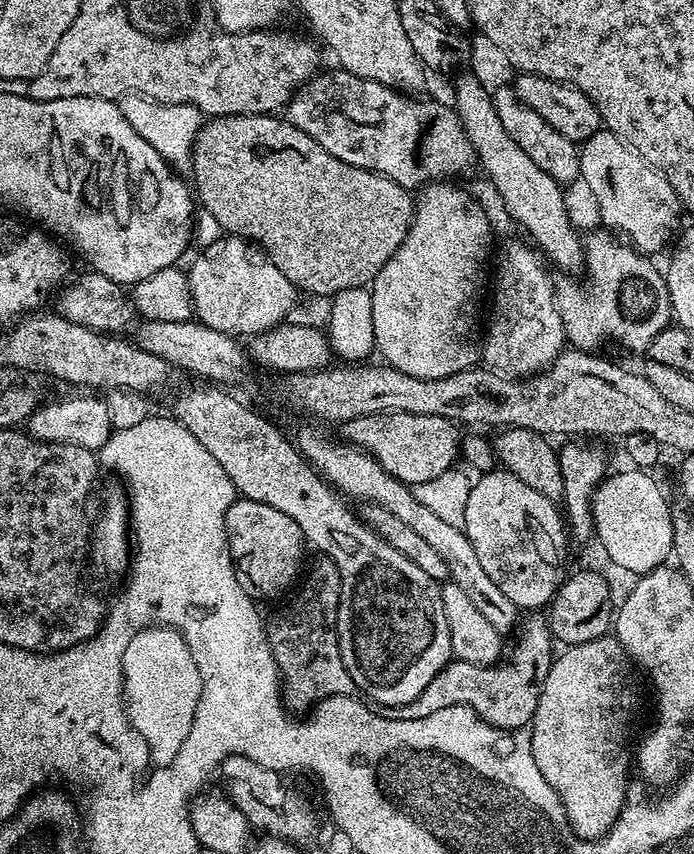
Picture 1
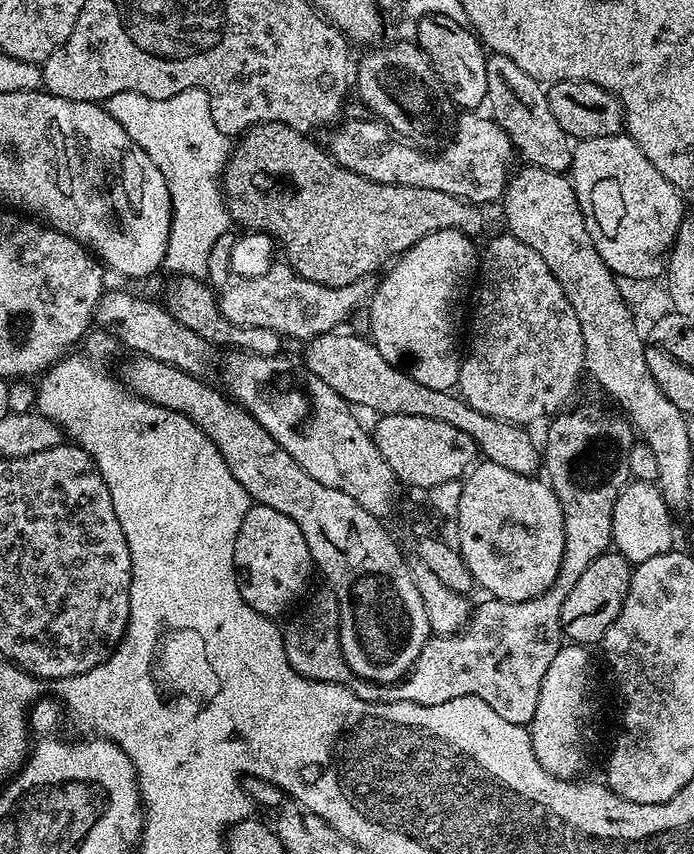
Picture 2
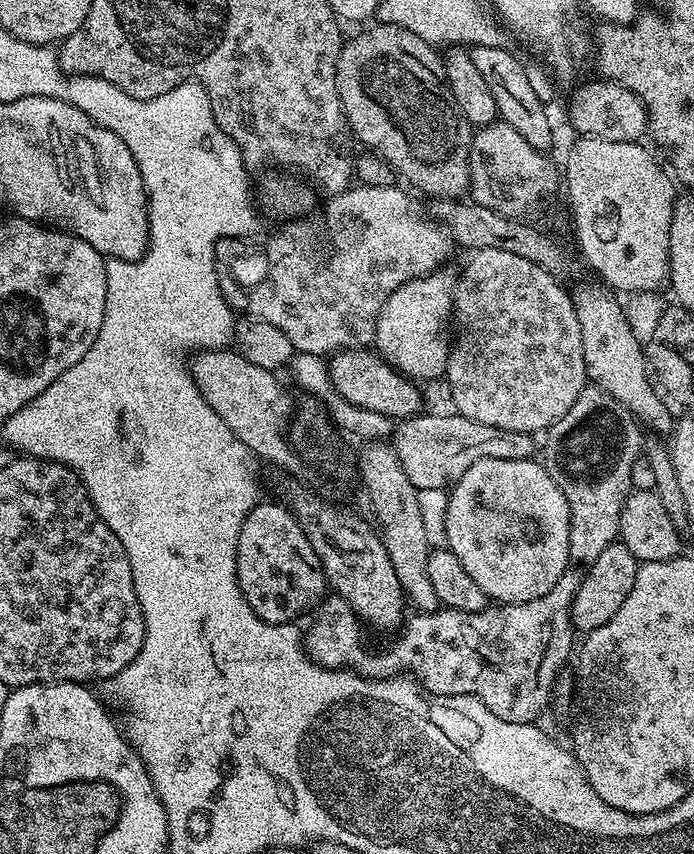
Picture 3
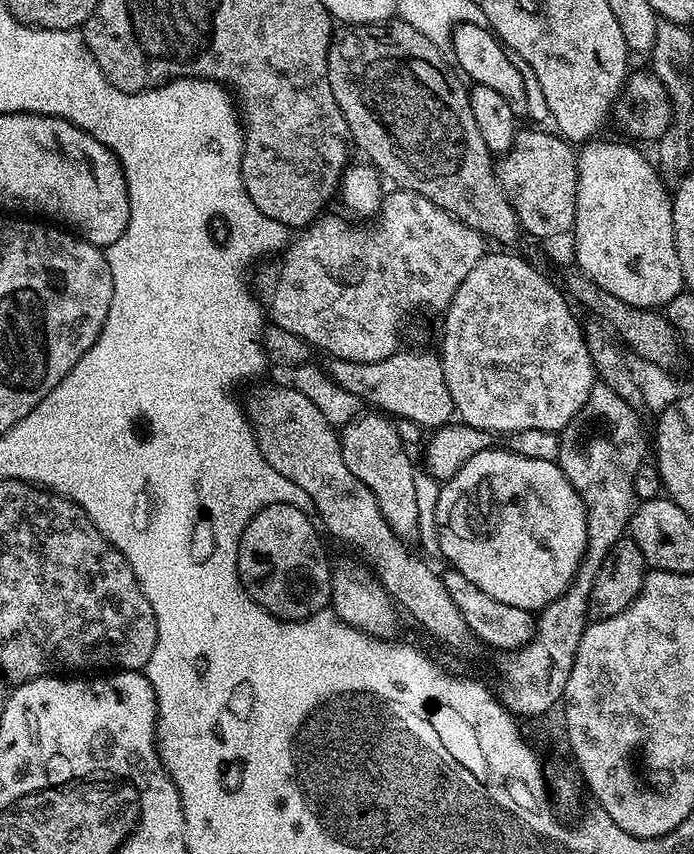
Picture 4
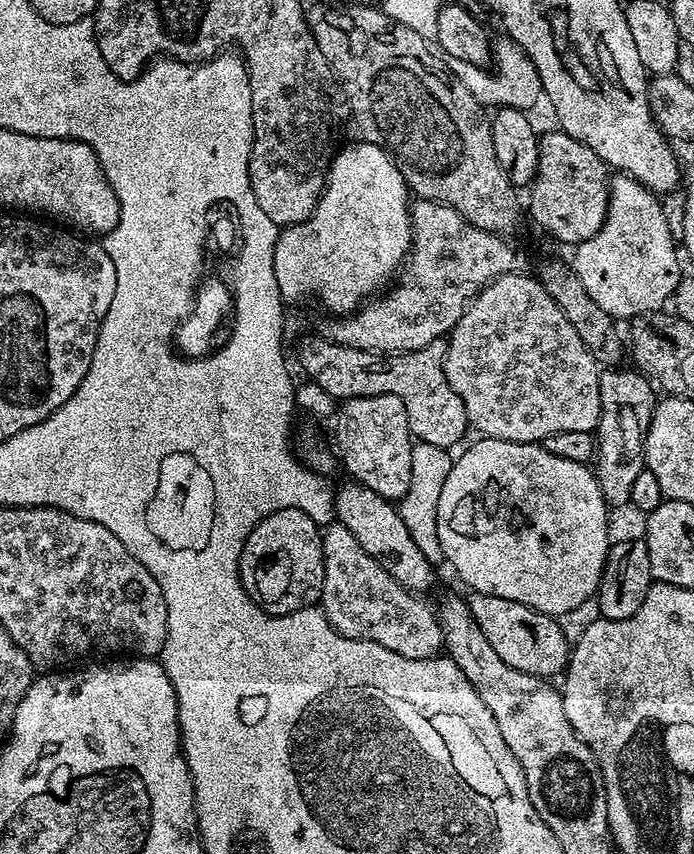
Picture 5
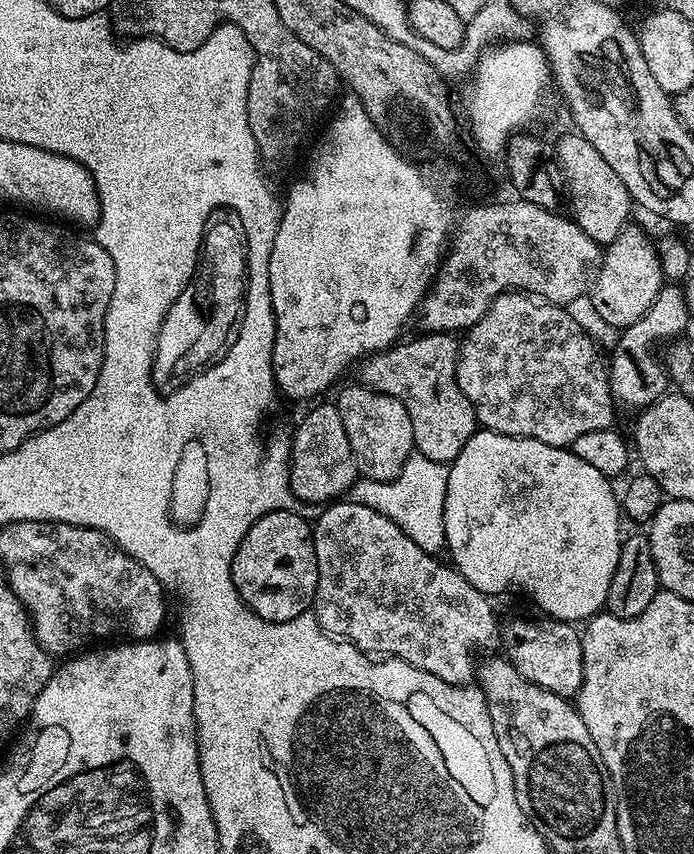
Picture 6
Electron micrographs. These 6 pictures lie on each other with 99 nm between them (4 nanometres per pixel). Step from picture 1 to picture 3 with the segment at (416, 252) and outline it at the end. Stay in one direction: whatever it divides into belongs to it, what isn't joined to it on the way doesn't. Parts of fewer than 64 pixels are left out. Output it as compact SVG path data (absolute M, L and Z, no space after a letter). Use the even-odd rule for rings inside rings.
M437 270L428 276L419 276L417 280L406 282L386 298L376 323L374 348L397 372L404 373L413 381L436 380L445 375L448 366L450 347L450 325L454 320L452 297L456 294L457 273L449 270Z

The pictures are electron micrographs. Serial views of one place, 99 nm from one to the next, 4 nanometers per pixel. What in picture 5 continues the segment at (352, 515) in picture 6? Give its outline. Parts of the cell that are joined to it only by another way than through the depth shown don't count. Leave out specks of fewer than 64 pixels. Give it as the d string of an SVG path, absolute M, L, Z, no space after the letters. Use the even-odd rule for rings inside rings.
M333 522L323 529L322 558L324 559L324 577L322 578L322 594L319 607L324 609L326 618L332 623L332 629L341 632L351 640L369 640L386 650L394 650L394 654L402 654L415 660L430 660L441 651L444 639L440 629L440 617L434 604L424 600L423 595L403 588L397 580L390 578L386 570L362 546L358 546L358 538L346 530L338 522Z

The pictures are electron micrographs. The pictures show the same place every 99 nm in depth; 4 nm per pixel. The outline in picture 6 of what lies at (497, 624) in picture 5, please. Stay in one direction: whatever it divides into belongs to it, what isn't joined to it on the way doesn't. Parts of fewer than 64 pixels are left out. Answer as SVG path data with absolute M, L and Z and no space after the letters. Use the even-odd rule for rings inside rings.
M549 619L548 628L535 624L532 620L512 620L502 628L503 655L534 686L550 690L565 698L575 697L582 686L582 636L577 625L563 620Z

